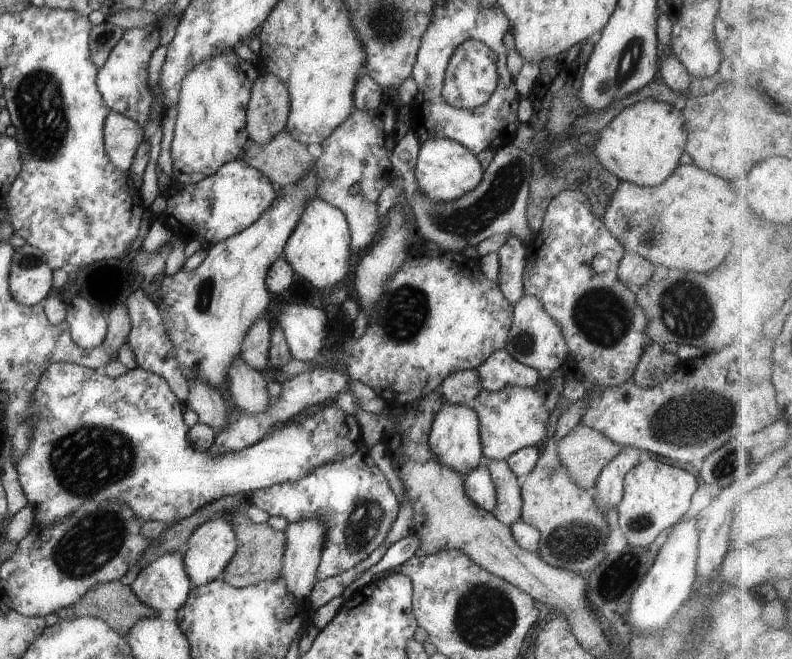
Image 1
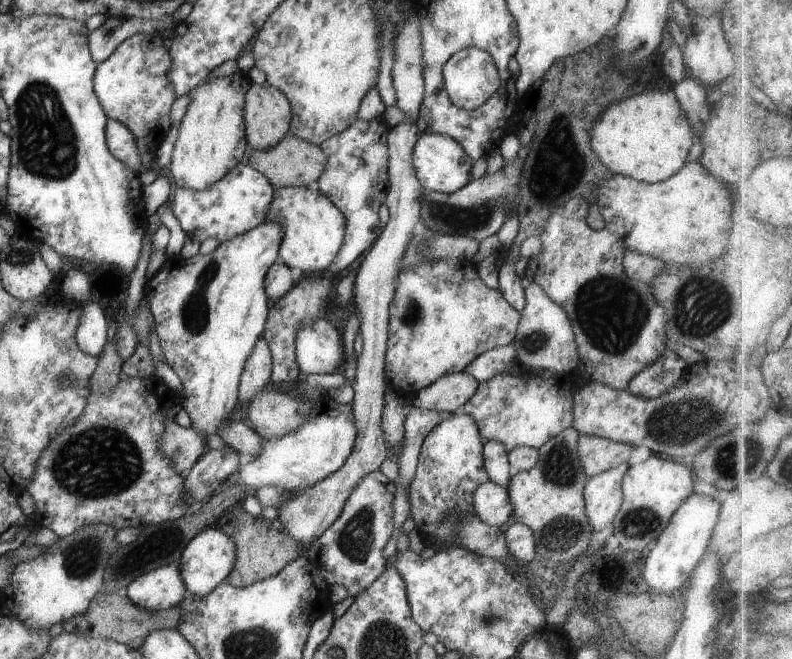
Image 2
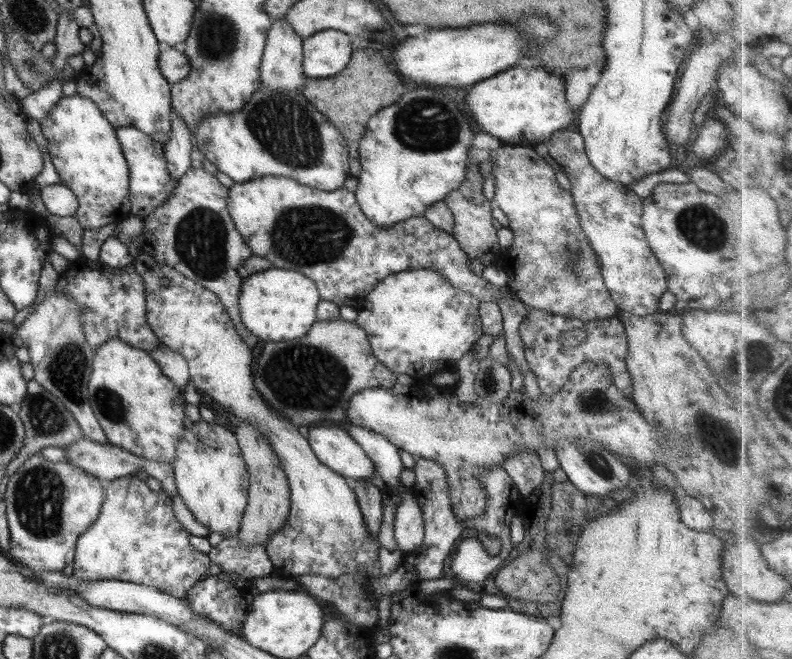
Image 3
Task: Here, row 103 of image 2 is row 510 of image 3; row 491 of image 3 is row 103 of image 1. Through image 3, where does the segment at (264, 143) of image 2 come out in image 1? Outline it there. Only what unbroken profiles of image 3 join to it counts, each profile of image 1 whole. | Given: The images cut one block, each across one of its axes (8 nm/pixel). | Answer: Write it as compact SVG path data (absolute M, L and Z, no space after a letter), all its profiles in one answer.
M268 72L253 82L246 107L246 132L256 143L266 144L284 131L290 112L289 92L280 78Z

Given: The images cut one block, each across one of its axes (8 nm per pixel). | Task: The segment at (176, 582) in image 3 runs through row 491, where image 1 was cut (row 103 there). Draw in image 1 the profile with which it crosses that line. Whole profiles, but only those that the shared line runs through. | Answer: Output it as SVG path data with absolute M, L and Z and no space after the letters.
M157 22L126 29L122 38L110 51L108 60L98 69L96 86L102 95L108 110L122 114L130 120L134 120L140 128L145 128L151 113L151 107L155 104L164 105L164 94L158 90L158 85L152 90L149 84L148 63L152 52L160 46L161 27Z

